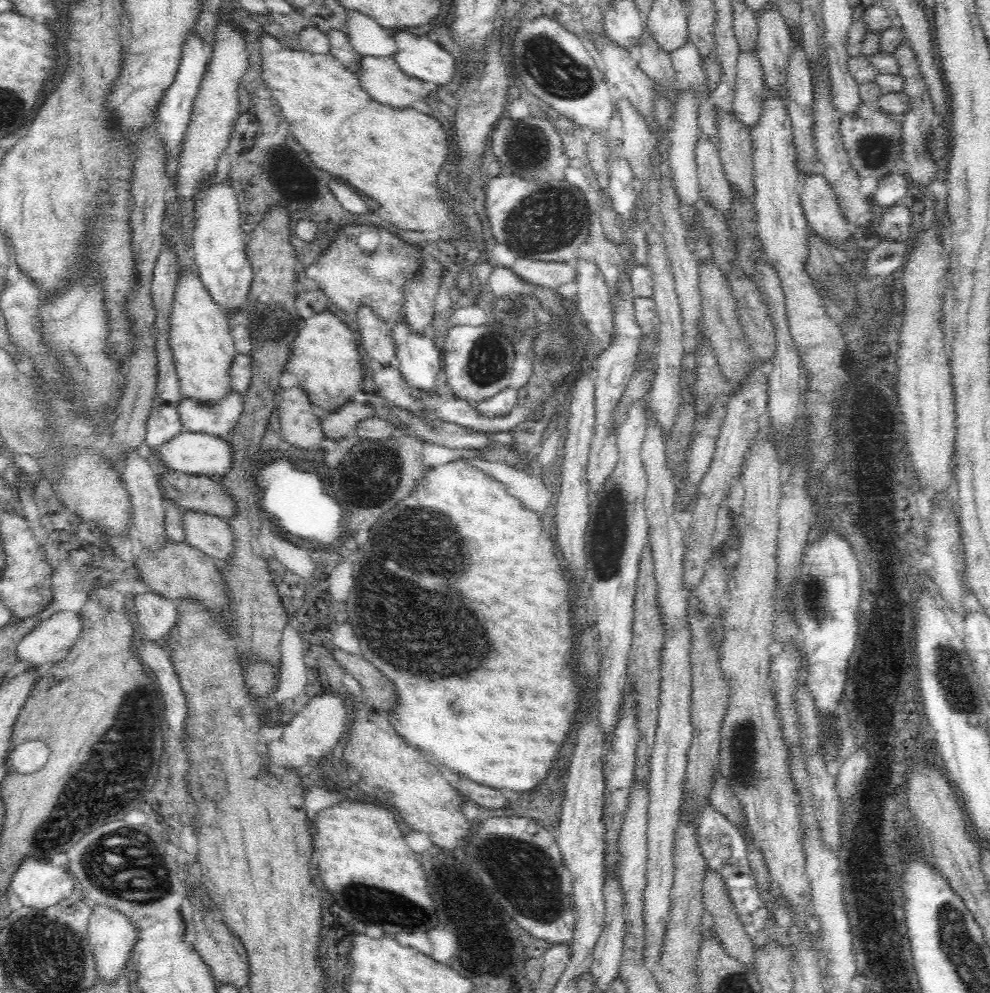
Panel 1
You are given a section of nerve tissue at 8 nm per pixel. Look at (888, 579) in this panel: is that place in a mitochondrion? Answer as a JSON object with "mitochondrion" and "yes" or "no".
{"mitochondrion":"no"}

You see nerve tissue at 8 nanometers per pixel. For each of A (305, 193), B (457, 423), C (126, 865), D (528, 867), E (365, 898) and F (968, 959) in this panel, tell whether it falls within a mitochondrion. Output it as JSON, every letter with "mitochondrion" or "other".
{"A":"other","B":"other","C":"mitochondrion","D":"mitochondrion","E":"mitochondrion","F":"mitochondrion"}

